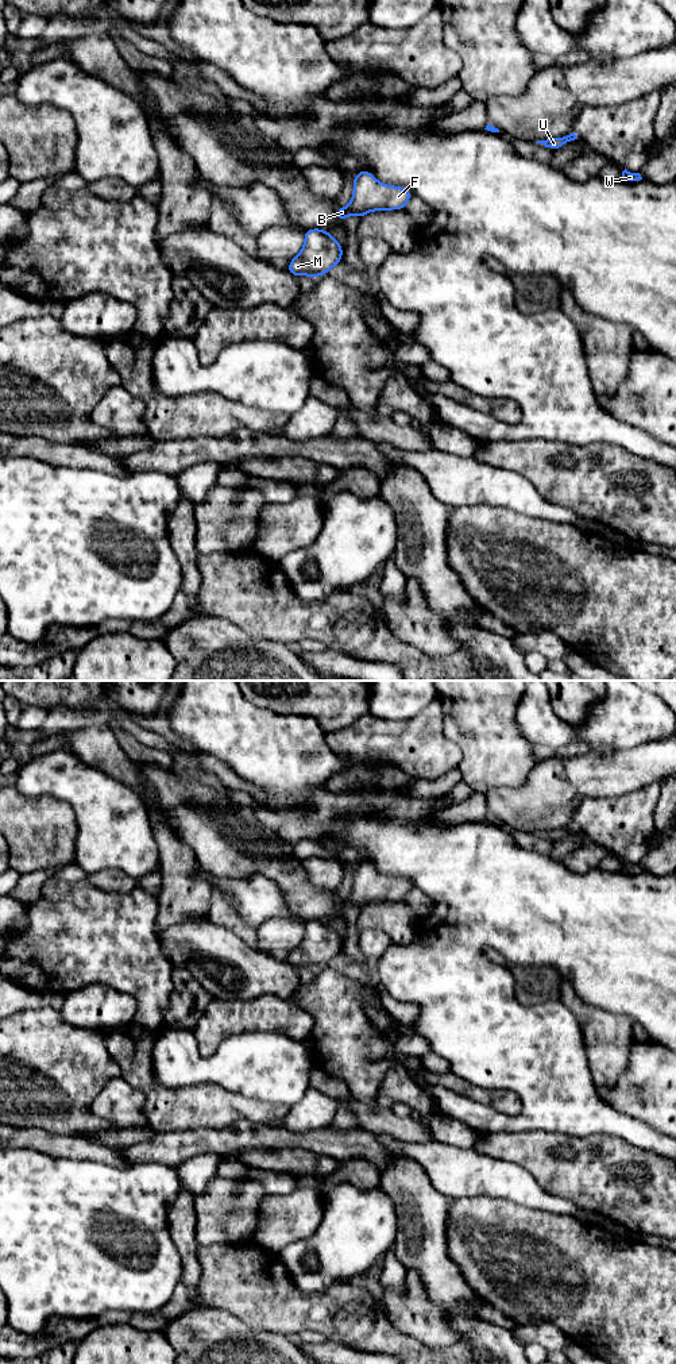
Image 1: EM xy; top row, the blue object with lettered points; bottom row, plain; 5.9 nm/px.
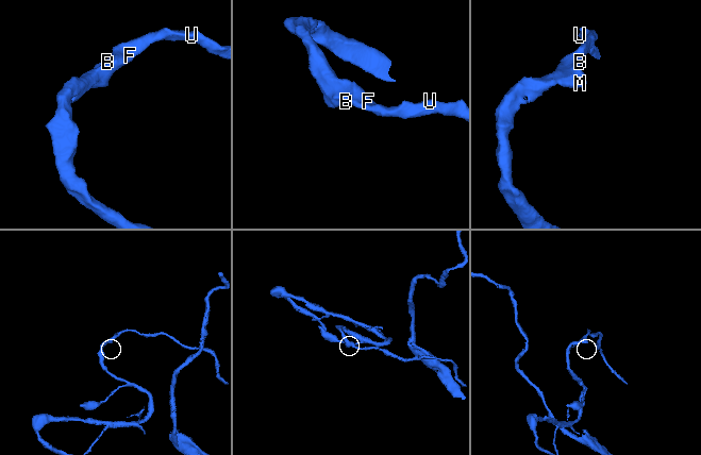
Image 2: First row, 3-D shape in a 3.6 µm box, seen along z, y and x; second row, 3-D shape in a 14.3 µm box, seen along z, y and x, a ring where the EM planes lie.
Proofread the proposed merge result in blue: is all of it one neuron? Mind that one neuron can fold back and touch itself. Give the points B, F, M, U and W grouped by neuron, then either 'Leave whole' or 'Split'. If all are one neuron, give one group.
Groups: B F M U W. Leave whole

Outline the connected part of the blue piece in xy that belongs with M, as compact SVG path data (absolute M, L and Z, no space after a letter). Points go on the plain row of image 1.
M312 920L304 926L302 941L286 959L293 967L320 968L343 951L341 936L327 921Z

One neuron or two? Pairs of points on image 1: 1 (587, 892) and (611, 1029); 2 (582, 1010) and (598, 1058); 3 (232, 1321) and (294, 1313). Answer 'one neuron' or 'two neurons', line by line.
1: two neurons
2: one neuron
3: two neurons

